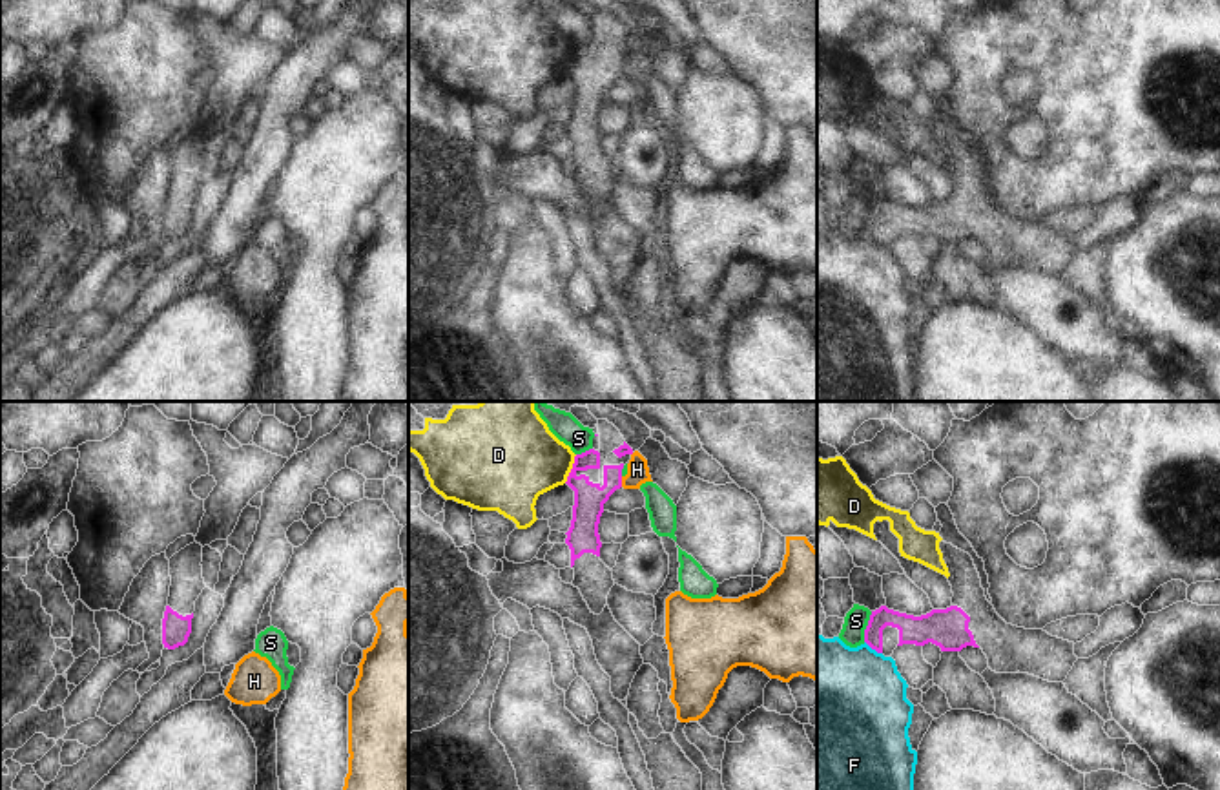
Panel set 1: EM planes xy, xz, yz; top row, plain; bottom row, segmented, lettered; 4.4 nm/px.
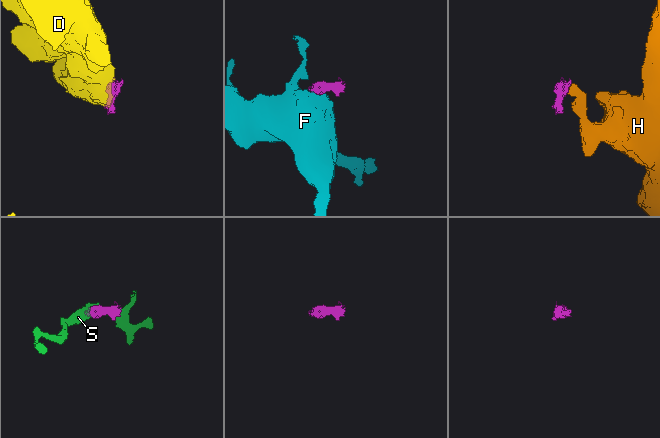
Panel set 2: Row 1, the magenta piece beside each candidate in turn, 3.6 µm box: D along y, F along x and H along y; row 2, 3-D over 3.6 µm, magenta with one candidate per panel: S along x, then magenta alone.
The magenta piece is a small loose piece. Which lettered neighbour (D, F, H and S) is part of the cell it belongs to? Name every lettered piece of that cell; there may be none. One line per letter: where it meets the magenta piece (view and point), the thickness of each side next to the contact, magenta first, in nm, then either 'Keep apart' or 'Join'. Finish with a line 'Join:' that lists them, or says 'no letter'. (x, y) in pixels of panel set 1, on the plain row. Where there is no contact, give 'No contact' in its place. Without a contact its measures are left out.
D: Touches magenta at xz (571, 61). Thickness 140 nm (magenta) against 380 nm. Keep apart
F: Touches magenta at yz (874, 239). Thickness 130 nm (magenta) against 460 nm. Keep apart
H: Touches magenta at xz (620, 73). Thickness 140 nm (magenta) against 100 nm. Keep apart
S: Touches magenta at yz (867, 218). Thickness 130 nm (magenta) against 110 nm. Keep apart
Join: no letter

